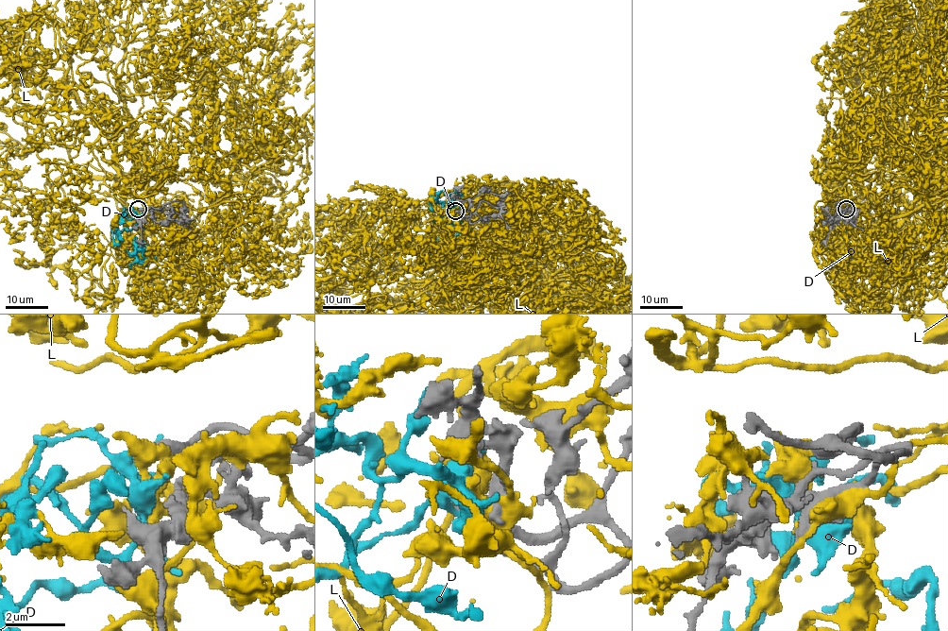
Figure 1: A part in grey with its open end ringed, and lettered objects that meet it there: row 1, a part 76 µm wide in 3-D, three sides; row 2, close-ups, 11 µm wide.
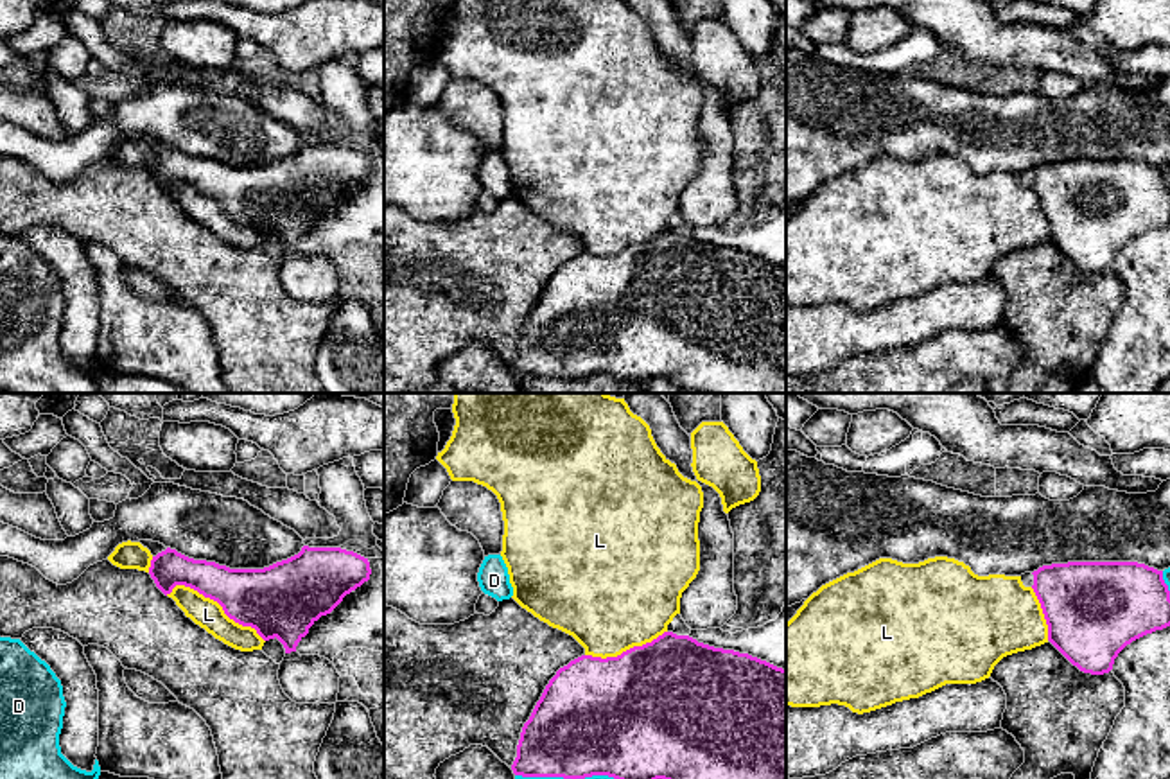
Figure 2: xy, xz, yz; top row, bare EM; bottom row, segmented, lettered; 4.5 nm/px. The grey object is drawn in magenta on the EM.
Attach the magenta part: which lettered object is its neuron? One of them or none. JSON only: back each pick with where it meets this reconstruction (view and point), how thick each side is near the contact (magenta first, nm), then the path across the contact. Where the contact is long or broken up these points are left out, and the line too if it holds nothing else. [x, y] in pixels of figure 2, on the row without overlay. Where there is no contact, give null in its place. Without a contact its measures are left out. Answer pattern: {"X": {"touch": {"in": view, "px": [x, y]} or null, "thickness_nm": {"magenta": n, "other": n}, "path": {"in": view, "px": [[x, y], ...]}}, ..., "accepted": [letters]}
{"accepted": []}

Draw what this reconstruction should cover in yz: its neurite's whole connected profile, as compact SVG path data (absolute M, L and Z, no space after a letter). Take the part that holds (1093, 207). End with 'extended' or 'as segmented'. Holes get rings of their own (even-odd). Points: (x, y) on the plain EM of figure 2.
M1068 160L1032 172L1048 239L1084 271L1109 271L1127 242L1170 224L1163 169L1145 162Z; as segmented

